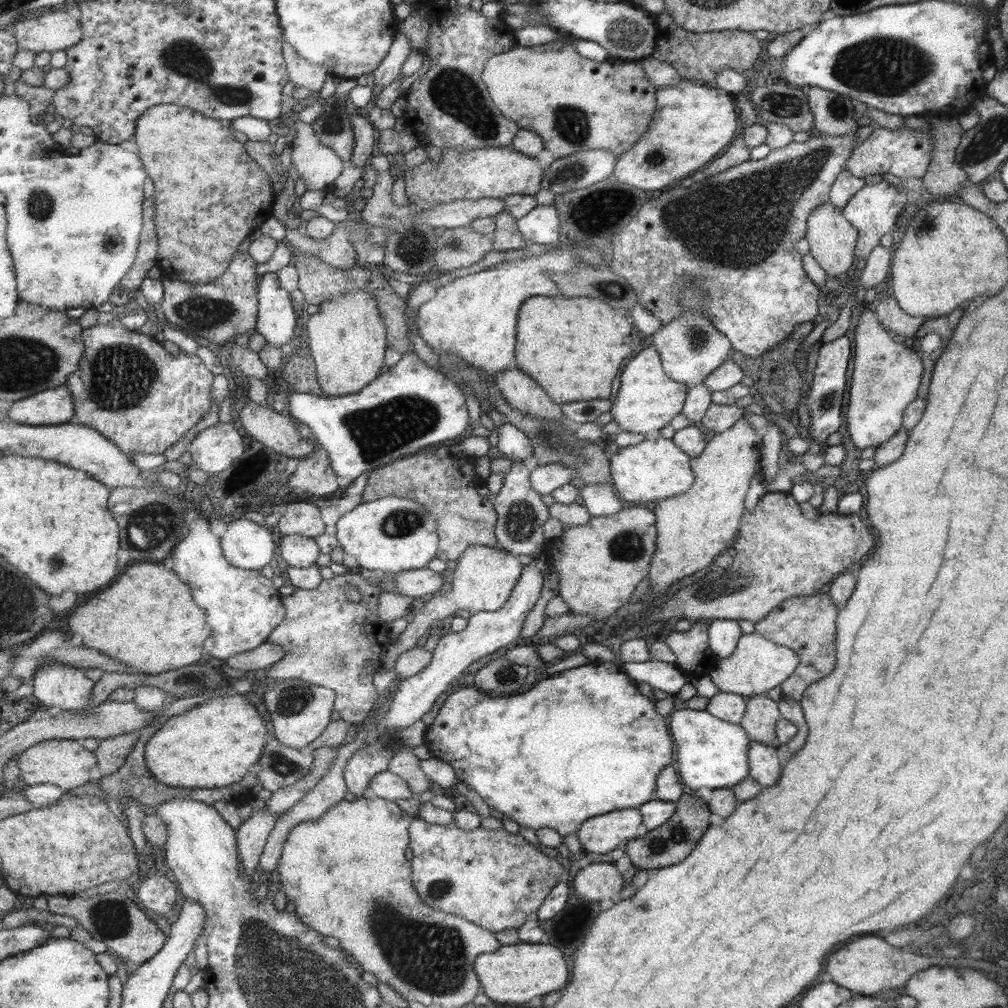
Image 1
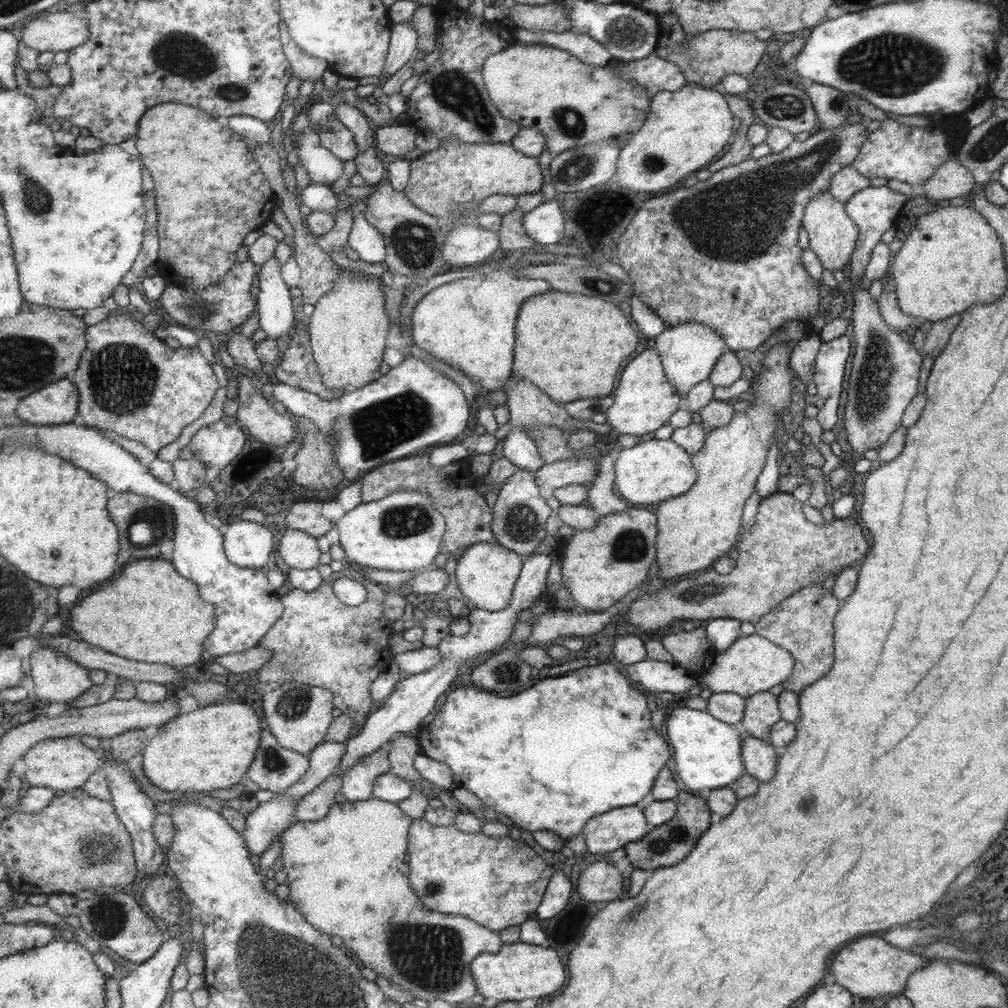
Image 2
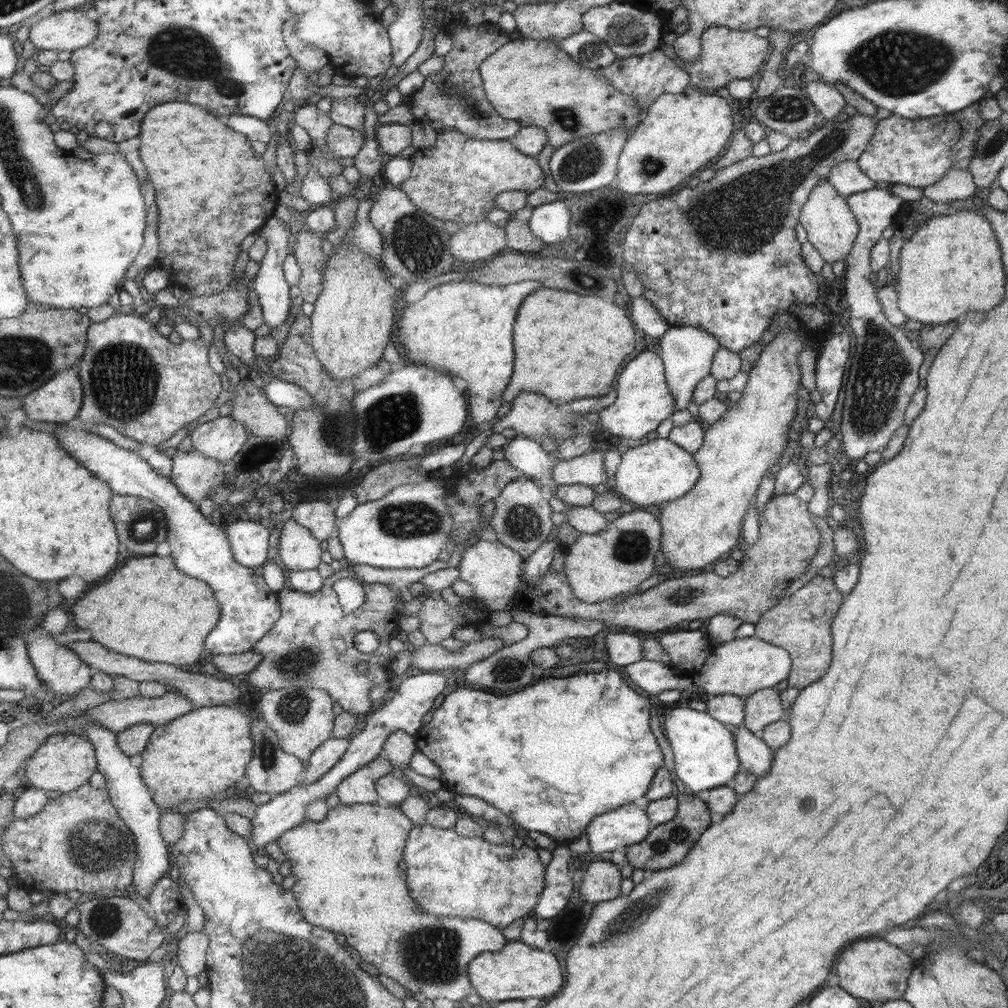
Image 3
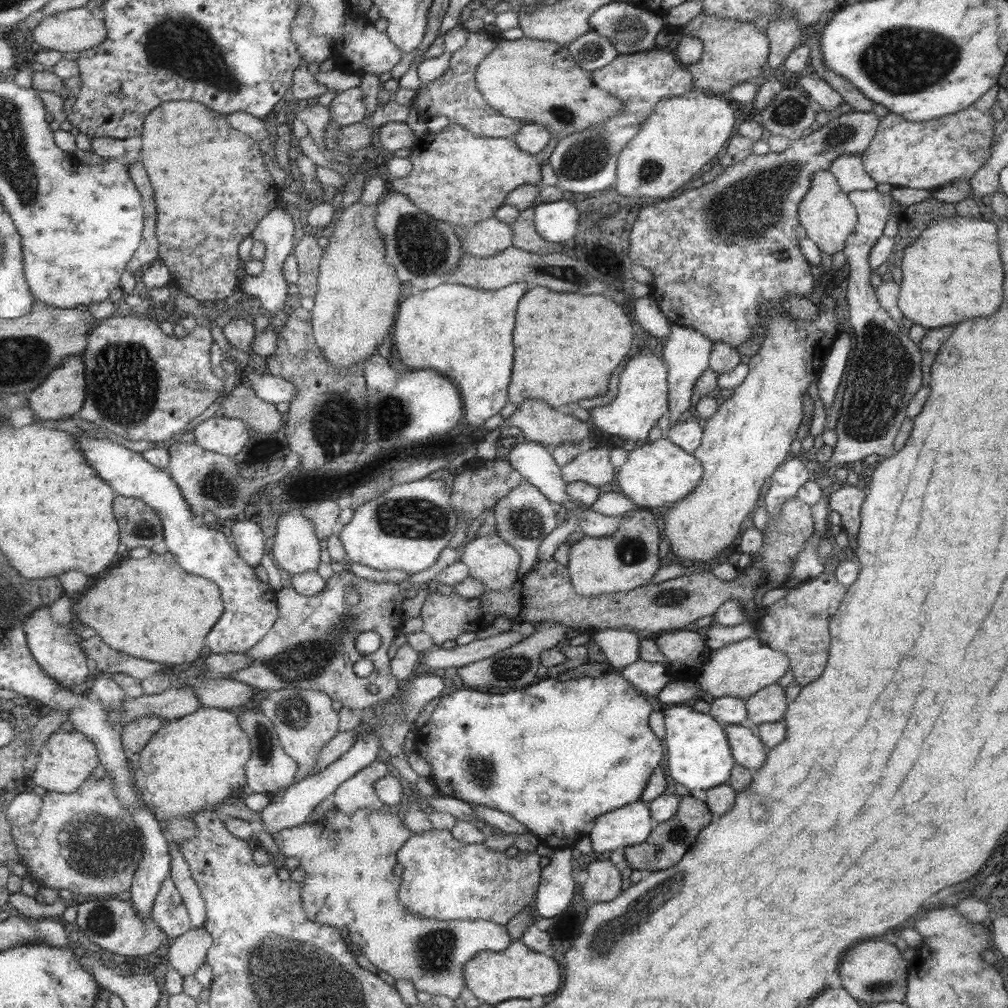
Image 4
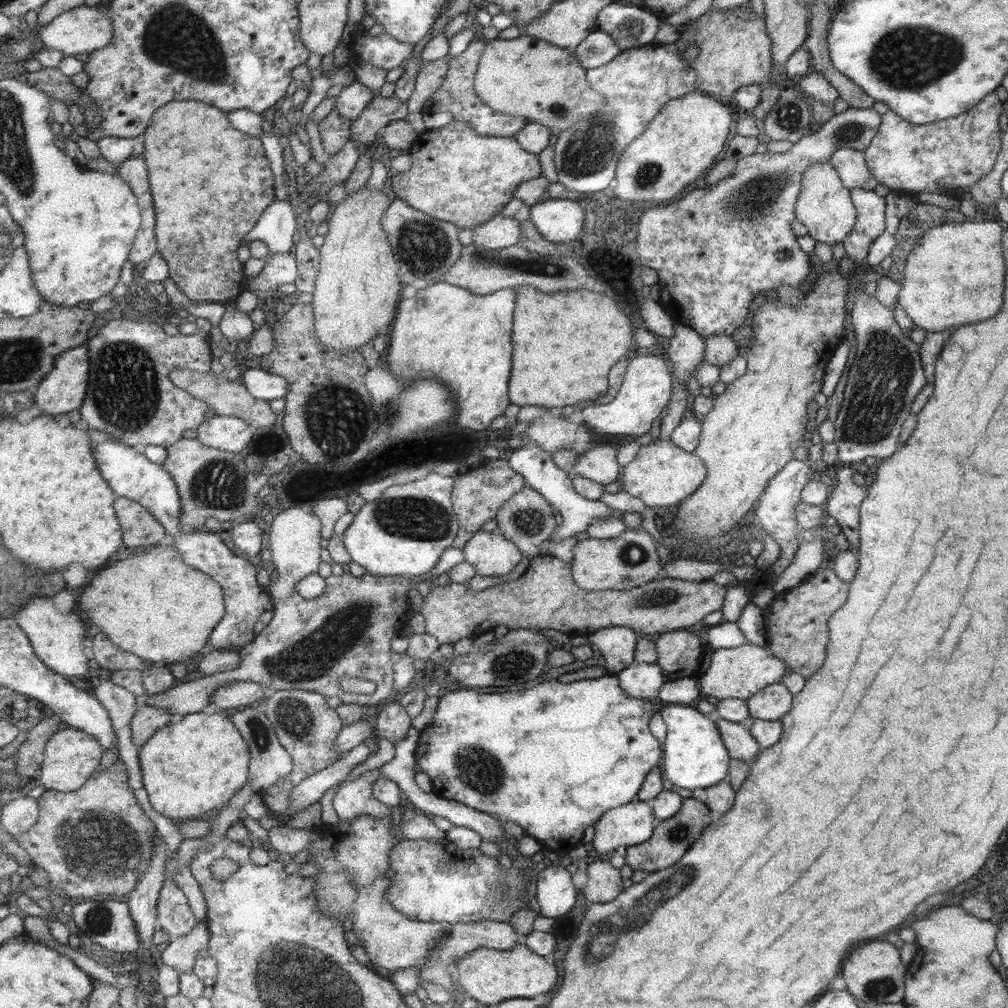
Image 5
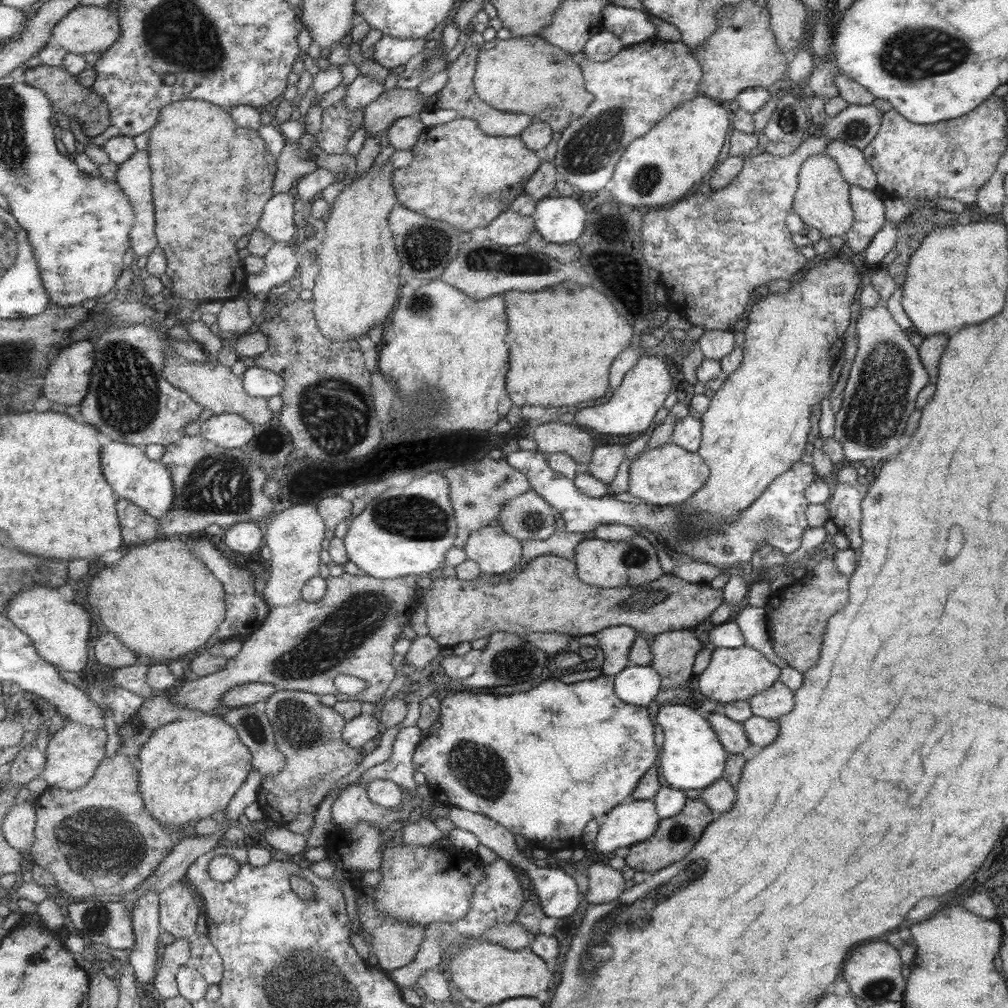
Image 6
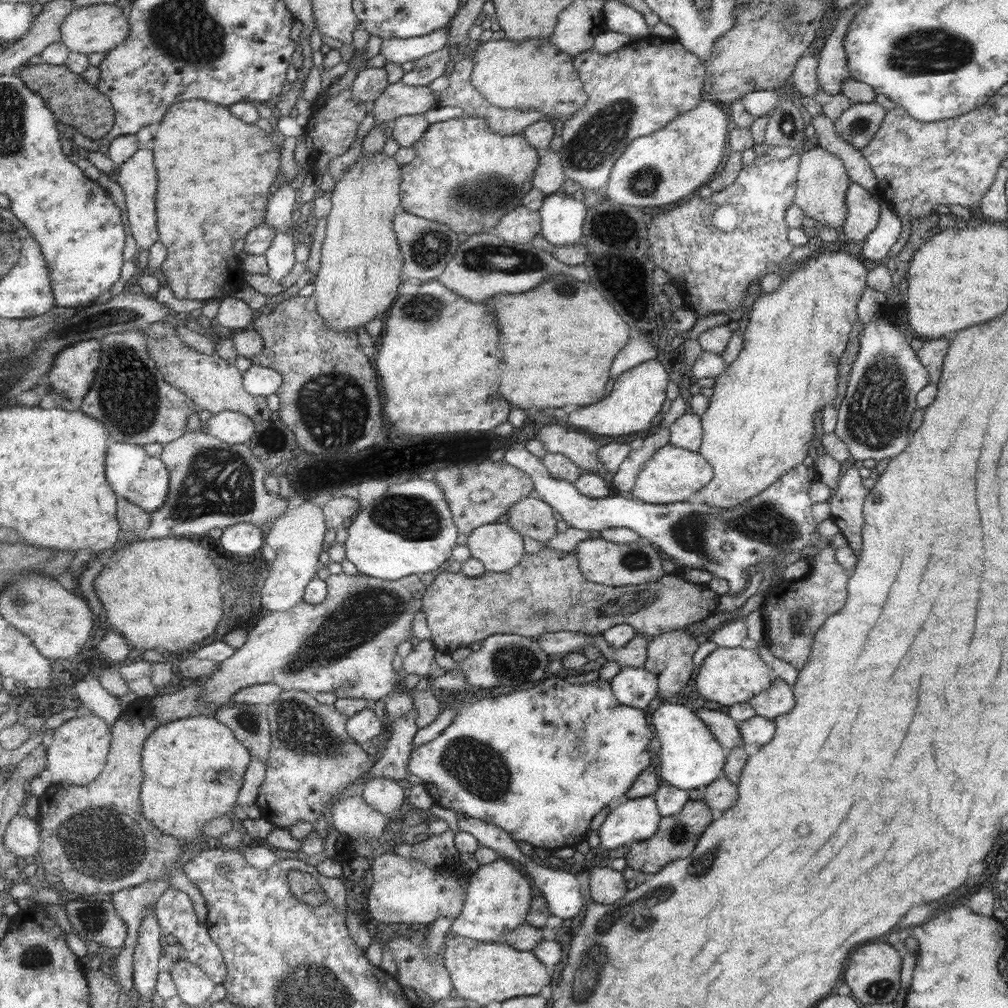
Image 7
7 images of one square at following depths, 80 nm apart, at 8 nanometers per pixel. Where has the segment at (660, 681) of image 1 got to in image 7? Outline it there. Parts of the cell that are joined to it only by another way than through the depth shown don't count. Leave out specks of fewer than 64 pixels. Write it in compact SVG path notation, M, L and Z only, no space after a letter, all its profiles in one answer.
M621 667L620 671L609 681L609 685L615 699L623 706L645 709L656 697L655 677L642 667Z

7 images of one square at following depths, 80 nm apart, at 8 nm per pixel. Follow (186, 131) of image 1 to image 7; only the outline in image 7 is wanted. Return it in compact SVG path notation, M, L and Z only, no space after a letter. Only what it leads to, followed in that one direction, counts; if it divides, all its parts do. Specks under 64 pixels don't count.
M185 100L174 104L166 117L160 123L161 130L158 129L155 138L155 164L159 166L159 232L161 232L161 240L165 242L165 246L169 248L168 257L162 264L161 272L164 274L165 282L171 288L174 296L178 299L204 300L209 299L225 299L231 297L231 294L248 287L245 281L242 263L237 254L234 253L234 246L243 239L256 226L261 226L267 219L267 212L270 206L269 196L271 194L271 186L275 184L277 175L280 174L279 166L281 166L281 152L277 147L273 137L269 136L265 130L261 130L255 124L247 124L241 118L237 118L228 106L218 105L206 100Z

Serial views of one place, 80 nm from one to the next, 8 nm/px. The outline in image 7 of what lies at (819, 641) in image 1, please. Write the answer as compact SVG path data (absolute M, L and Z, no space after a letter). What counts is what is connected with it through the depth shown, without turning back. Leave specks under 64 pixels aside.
M832 547L813 551L808 557L808 571L798 579L782 580L769 587L759 611L765 625L763 642L771 654L789 663L795 670L806 665L814 634L830 617L846 604L846 582L849 571L839 564Z

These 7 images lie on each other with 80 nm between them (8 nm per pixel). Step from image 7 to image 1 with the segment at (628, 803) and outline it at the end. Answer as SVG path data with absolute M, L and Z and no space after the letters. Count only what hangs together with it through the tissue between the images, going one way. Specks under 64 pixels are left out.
M621 809L590 818L577 834L584 851L605 854L615 850L621 842L635 839L639 828L643 828L639 810Z

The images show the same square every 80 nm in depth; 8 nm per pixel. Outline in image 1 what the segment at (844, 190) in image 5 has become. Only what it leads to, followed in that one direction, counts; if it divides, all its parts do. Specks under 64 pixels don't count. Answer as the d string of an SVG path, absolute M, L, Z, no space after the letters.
M828 200L819 205L809 217L806 218L805 239L809 245L809 254L824 270L825 274L836 277L843 274L853 264L853 248L857 248L858 231L844 217L844 214L835 208Z

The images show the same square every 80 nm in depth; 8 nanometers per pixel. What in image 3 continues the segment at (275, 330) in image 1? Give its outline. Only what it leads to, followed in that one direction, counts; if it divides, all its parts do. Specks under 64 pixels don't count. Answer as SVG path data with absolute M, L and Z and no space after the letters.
M271 218L269 222L262 226L259 230L261 236L266 238L268 244L268 253L263 259L261 270L254 281L250 282L249 294L256 292L259 297L260 305L264 312L264 319L270 329L276 329L281 326L291 310L291 285L286 279L284 271L284 262L291 254L289 249L289 242L291 242L291 234L295 233L294 228L289 228L287 223L279 222L279 218Z

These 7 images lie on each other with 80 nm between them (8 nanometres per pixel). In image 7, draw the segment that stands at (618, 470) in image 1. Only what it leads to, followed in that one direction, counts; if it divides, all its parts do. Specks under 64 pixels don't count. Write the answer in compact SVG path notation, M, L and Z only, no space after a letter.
M667 444L653 454L653 457L643 465L630 493L634 499L654 505L685 502L689 496L694 493L697 494L713 478L713 467L697 452Z

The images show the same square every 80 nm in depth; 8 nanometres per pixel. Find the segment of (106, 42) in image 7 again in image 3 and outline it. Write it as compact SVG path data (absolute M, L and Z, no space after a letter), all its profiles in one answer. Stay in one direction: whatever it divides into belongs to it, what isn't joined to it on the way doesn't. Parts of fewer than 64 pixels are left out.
M67 10L36 23L29 31L29 40L36 51L75 52L91 46L100 32L100 24L92 12Z

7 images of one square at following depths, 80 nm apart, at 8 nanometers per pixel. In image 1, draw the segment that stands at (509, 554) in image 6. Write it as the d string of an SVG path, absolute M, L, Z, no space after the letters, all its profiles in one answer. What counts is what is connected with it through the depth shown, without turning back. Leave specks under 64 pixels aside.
M475 545L467 549L460 561L453 567L455 571L451 591L445 595L435 594L435 597L423 603L423 607L418 604L415 606L409 617L410 623L407 630L398 637L398 642L387 649L383 655L384 669L395 669L400 654L419 646L435 624L447 616L453 616L457 610L466 609L473 613L502 609L510 599L513 589L517 586L525 570L523 564L519 562L519 556L513 555L499 546L485 545Z

